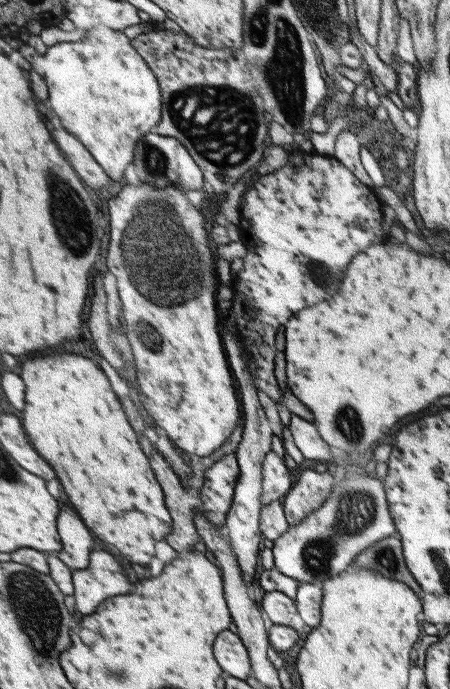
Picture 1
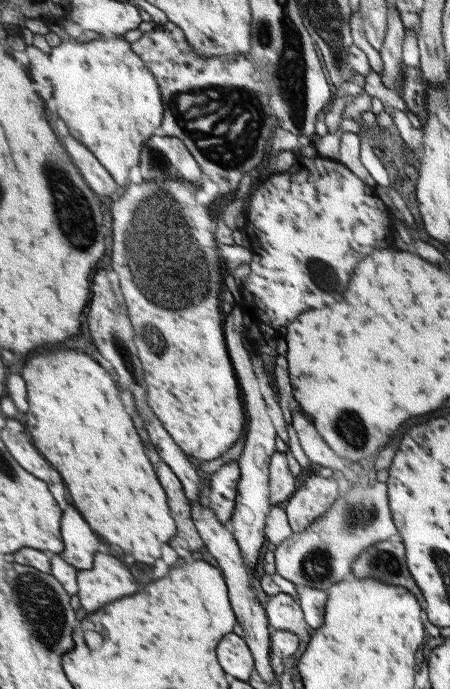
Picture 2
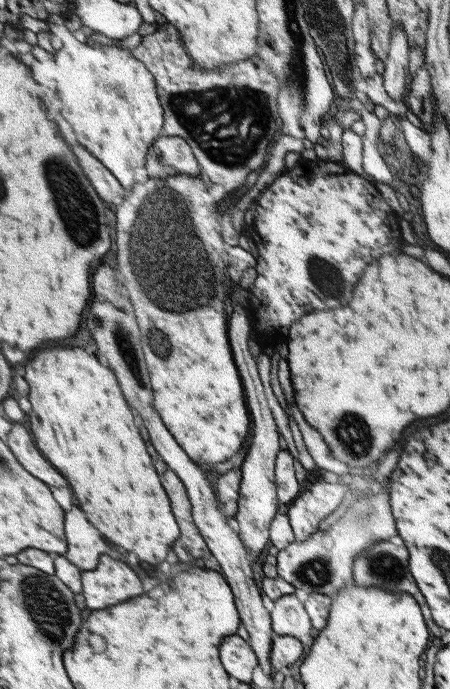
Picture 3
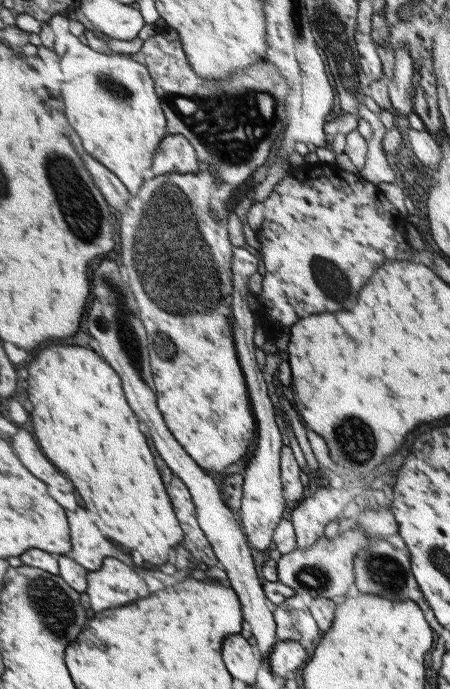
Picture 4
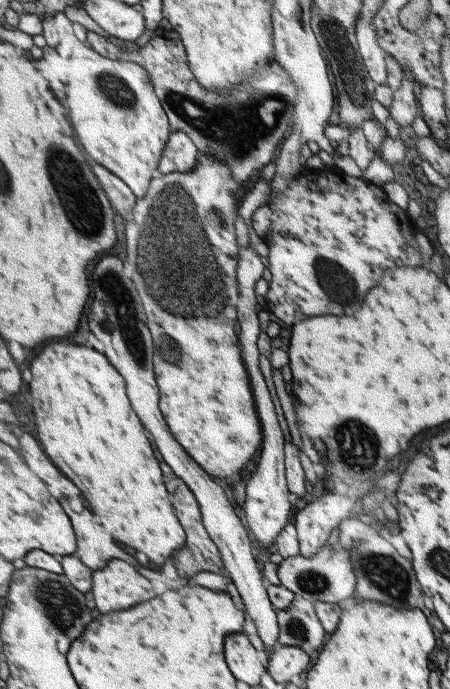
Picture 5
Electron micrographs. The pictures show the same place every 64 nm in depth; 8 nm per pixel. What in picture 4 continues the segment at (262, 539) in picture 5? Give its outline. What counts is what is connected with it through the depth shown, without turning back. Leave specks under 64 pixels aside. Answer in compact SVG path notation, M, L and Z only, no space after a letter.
M235 247L232 254L232 274L234 280L234 344L238 344L238 360L242 360L242 372L246 372L246 384L250 384L250 400L254 400L254 416L258 416L258 445L252 450L250 460L244 470L243 495L239 510L242 516L242 528L249 537L250 546L256 550L266 550L272 544L274 529L283 517L286 506L284 484L280 478L280 455L282 455L282 435L274 418L274 408L268 398L268 390L258 368L254 356L254 330L256 330L256 315L248 306L248 276L256 272L258 259L244 247Z

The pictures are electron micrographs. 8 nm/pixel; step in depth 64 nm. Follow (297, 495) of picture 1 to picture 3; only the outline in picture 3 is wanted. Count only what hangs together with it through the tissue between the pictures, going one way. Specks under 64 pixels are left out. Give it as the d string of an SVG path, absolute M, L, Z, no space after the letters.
M316 480L309 482L303 486L300 495L290 502L288 508L288 518L295 534L296 541L304 541L310 539L310 534L319 528L320 520L324 520L330 513L343 505L343 499L346 493L346 485L343 482L330 483L326 481Z

